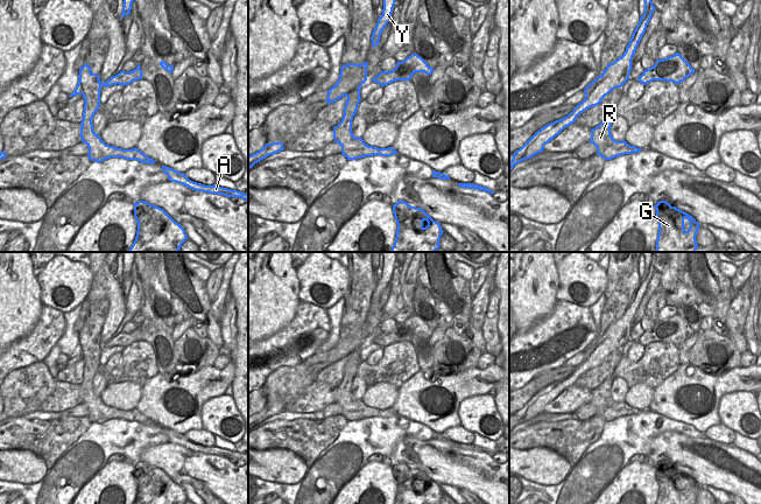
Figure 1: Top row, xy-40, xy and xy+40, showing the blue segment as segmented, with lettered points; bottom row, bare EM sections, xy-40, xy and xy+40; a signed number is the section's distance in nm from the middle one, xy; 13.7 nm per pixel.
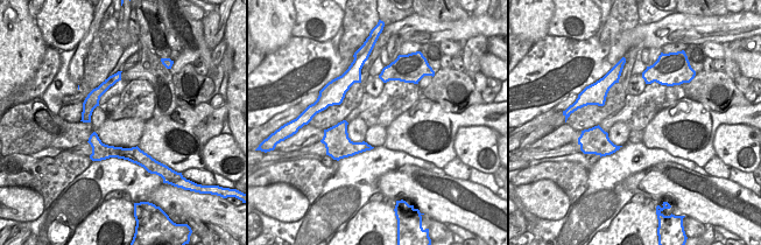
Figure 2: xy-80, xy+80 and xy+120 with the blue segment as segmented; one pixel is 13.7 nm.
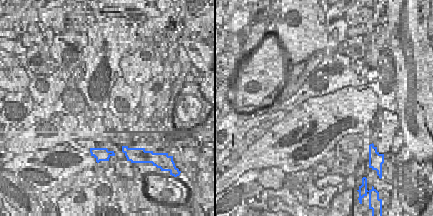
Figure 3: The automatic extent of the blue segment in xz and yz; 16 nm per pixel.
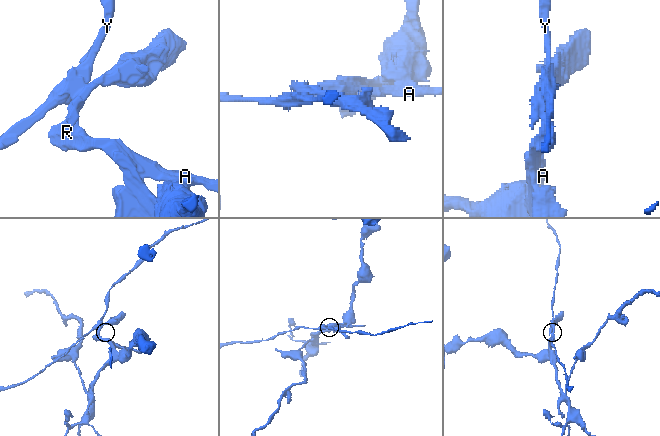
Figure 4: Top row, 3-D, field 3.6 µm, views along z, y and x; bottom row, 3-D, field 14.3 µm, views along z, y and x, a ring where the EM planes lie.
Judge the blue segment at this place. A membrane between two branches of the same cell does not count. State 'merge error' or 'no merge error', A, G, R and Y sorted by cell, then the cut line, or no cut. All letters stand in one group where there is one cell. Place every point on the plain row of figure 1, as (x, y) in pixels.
merge error; A G R / Y; cut in xy-40 along (78, 337), (83, 355)

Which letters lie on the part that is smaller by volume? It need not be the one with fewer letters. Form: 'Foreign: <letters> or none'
Foreign: Y

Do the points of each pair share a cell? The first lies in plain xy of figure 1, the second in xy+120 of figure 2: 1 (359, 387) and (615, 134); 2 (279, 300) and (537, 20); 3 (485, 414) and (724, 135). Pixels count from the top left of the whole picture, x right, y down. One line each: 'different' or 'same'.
1: same
2: same
3: same

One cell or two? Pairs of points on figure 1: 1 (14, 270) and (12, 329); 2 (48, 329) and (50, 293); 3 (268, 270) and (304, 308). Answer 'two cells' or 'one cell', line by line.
1: one cell
2: two cells
3: two cells

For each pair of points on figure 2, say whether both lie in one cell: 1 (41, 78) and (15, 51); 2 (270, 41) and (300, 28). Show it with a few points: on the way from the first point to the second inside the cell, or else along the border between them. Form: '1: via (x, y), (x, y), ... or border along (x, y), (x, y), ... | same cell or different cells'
1: border along (47, 47), (37, 71), (15, 90) | different cells
2: border along (296, 12), (291, 35) | different cells

